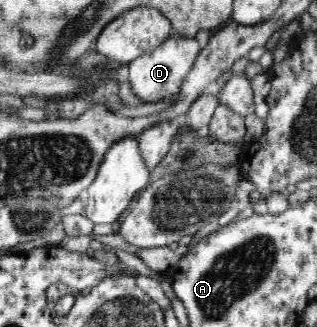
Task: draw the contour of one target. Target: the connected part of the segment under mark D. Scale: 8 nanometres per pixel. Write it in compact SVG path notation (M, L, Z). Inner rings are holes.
M179 35L169 36L159 47L130 61L127 64L128 81L133 94L141 99L143 105L156 103L165 98L175 98L178 94L181 94L181 83L187 77L187 73L191 71L201 48L196 38Z

